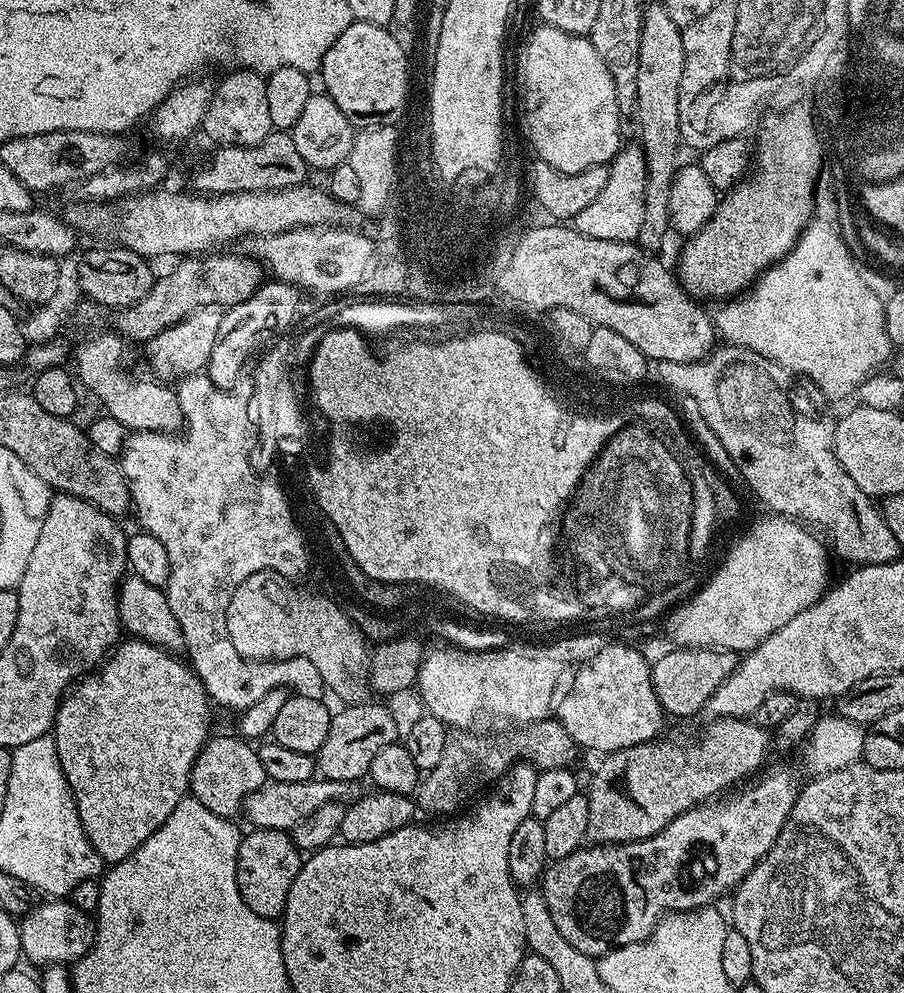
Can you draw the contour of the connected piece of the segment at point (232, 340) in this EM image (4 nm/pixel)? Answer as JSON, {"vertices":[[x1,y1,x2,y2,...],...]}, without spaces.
{"vertices":[[261,283,256,292,250,294,250,298,246,298,240,304,235,304,234,307,224,312,224,324,227,327,221,331,220,337,214,342,214,350,210,354,210,362,206,369,206,375,220,388,235,389,237,387,235,384,239,382,240,375,243,374,244,367,248,364,248,359,255,352,256,356,263,349,268,336,276,340,284,324,295,325,297,323,296,315,300,312,301,289,294,284,268,283]]}

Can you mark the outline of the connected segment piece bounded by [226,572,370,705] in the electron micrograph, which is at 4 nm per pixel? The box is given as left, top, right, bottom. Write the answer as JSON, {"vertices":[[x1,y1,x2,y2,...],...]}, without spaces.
{"vertices":[[263,572,258,574,250,574,250,578,246,578,246,582,242,582,242,586,238,586,238,590,234,590,234,594,230,598,230,606,226,606,226,634,230,638,230,642,234,646,234,650,238,650,238,654,243,660,251,660,253,662,283,662,285,660,309,660,314,662,314,666,320,675,320,683,326,689,329,688,338,699,344,700,345,705,363,704,369,699,370,685,368,683,368,665,370,663,370,648,366,643,366,639,356,628,355,623,344,612,337,612,332,604,325,603,325,600,309,599,308,596,303,596,300,592,296,592,295,588,289,588,288,584,281,580,279,576,265,575]]}

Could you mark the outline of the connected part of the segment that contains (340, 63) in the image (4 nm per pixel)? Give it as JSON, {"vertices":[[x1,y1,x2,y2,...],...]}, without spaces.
{"vertices":[[361,20,353,22,338,34,338,42,326,50,326,58,320,63,319,75,324,75,323,91,336,103,338,110,346,114,353,125,360,128,379,128,384,124,395,125,404,116,404,107,410,95,410,61,405,50,383,24,371,24]]}

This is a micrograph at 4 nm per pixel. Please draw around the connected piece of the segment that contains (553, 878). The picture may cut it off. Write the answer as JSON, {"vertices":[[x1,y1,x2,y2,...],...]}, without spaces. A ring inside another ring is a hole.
{"vertices":[[772,768,761,780,755,780,736,790,741,792,733,791,723,798,691,808,650,838,629,844,584,846,579,852,549,863,542,877,542,891,546,906,550,906,554,926,558,926,562,938,566,938,574,950,599,958,613,948,645,940,656,929,656,923,663,915,707,908,715,905,716,899,727,888,728,891,735,890,746,874,750,874,757,862,775,846,796,801,796,793,802,787,801,781,796,781,795,774,788,768]]}

